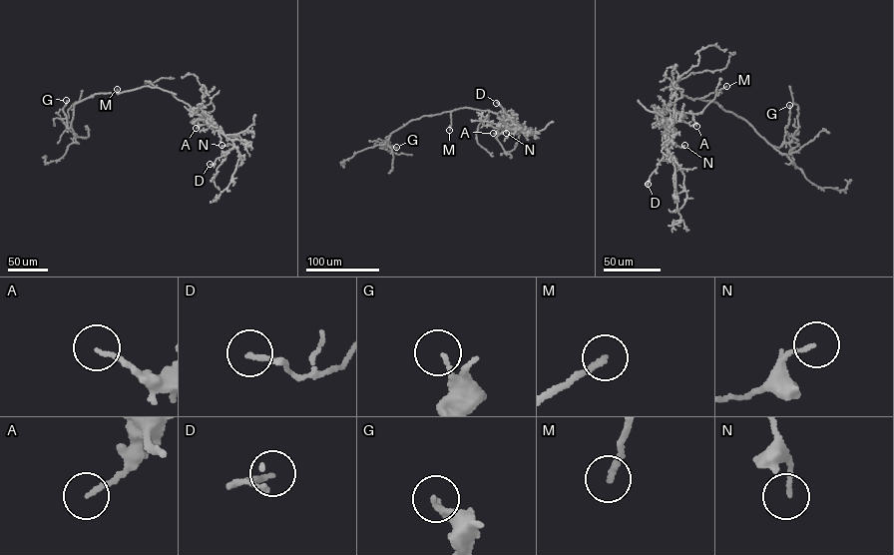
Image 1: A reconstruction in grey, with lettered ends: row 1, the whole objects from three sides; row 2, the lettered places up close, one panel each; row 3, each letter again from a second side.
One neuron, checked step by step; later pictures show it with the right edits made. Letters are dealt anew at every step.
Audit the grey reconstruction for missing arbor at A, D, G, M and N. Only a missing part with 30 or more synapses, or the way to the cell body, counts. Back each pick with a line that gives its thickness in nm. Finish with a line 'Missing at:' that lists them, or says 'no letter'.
M: 190 nm
Missing at: M

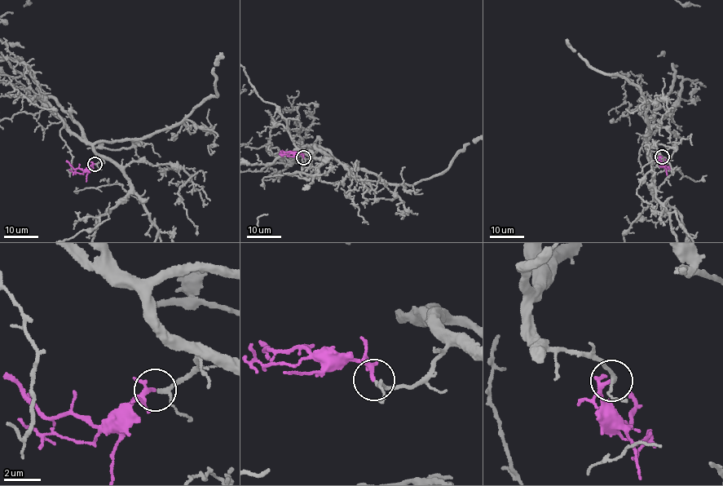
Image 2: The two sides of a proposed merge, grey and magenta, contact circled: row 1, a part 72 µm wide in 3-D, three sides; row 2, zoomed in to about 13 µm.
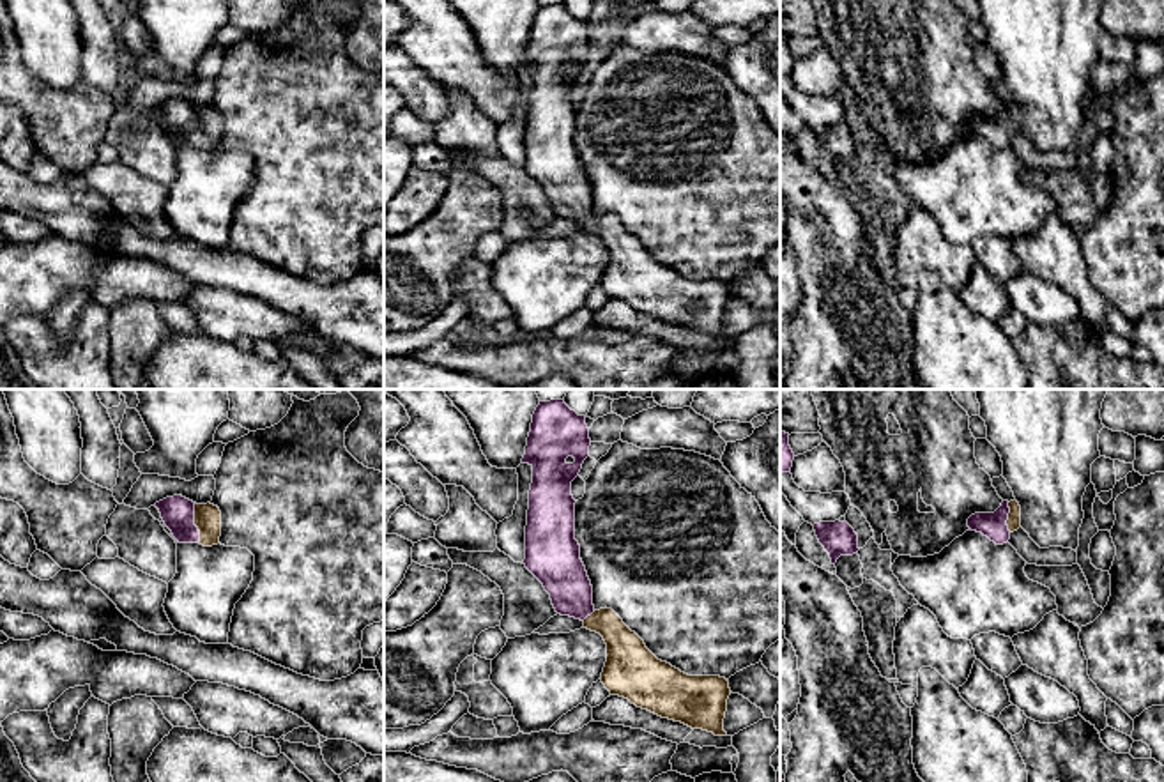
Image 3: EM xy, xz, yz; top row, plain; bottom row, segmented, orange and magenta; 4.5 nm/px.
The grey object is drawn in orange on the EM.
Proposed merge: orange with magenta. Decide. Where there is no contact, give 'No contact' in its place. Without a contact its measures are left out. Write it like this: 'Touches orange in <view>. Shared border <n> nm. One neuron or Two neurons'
Touches orange in xy. Shared border 190 nm. One neuron

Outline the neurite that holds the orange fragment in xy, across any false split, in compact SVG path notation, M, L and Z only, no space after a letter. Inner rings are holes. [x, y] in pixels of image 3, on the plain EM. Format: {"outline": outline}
{"outline": "M182 99L156 106L165 129L179 147L212 150L221 140L221 115L218 110L196 108Z"}

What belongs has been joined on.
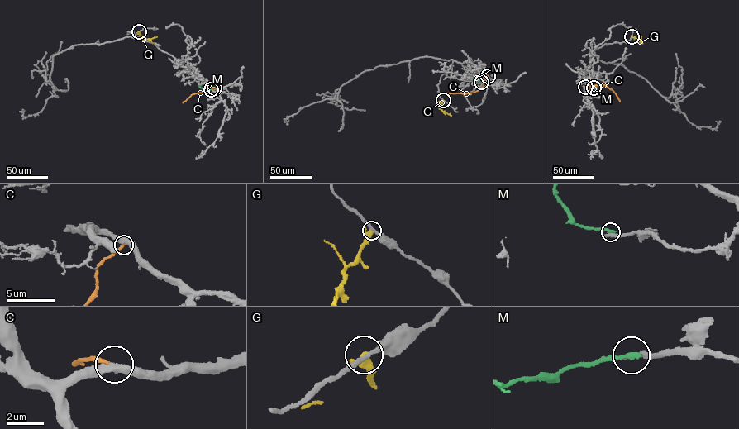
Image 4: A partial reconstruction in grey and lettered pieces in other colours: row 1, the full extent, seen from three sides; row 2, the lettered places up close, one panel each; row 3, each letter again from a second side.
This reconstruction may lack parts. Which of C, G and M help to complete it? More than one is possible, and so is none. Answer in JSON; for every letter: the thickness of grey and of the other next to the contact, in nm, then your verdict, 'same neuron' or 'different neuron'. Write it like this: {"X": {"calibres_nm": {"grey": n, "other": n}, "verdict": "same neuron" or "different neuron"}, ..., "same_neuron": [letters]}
{"C": {"calibres_nm": {"grey": 440, "other": 220}, "verdict": "different neuron"}, "G": {"calibres_nm": {"grey": 240, "other": 360}, "verdict": "different neuron"}, "M": {"calibres_nm": {"grey": 320, "other": 260}, "verdict": "different neuron"}, "same_neuron": []}

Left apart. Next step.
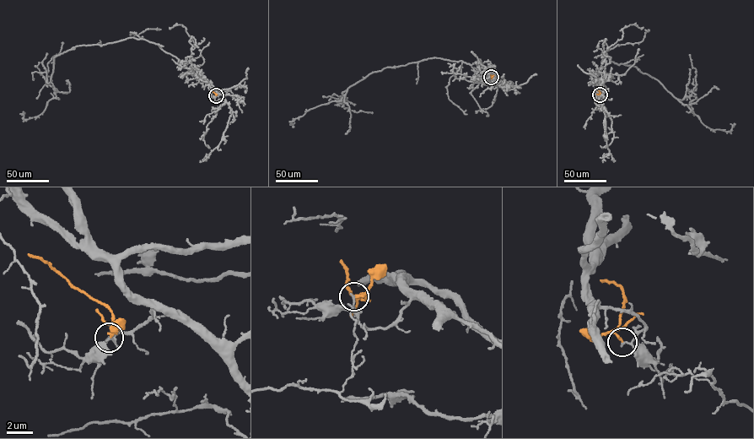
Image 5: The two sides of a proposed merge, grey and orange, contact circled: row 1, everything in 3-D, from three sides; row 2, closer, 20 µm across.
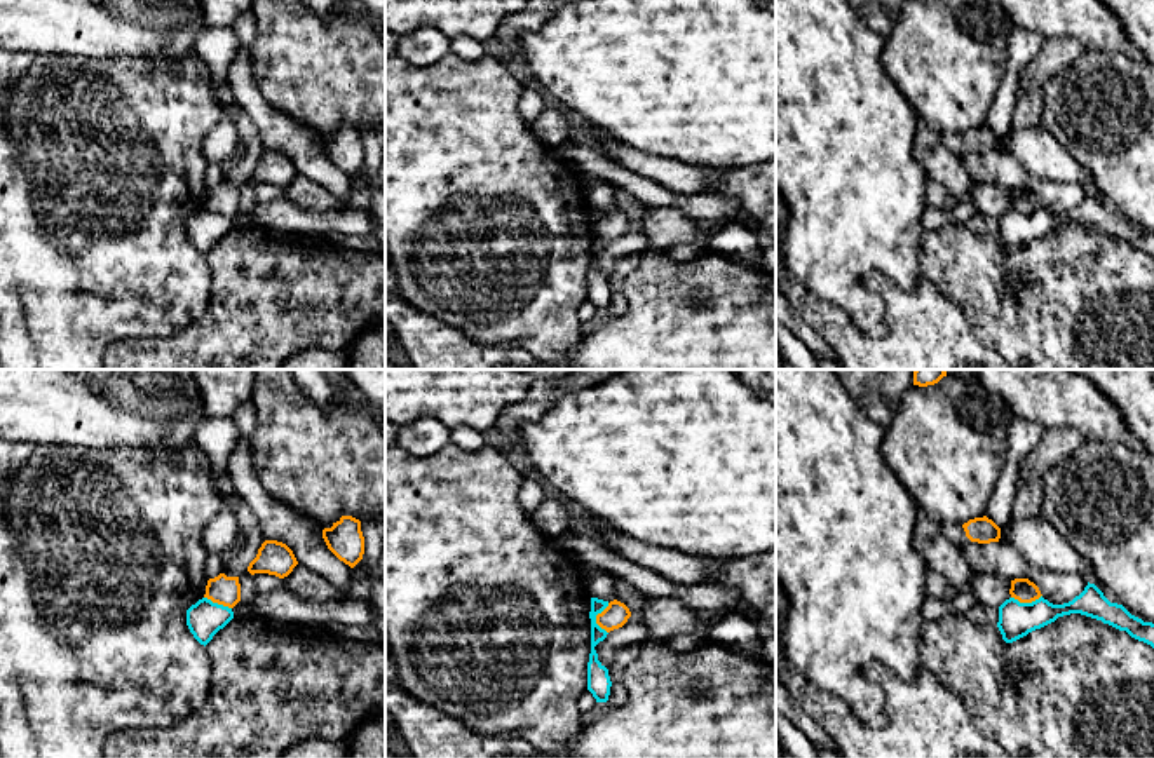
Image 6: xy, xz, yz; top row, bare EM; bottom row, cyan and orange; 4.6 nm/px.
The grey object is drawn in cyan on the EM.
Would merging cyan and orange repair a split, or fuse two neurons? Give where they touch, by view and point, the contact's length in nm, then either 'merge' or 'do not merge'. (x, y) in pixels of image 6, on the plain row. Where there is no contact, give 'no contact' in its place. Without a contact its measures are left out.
xz (595, 229) | 140 nm | do not merge

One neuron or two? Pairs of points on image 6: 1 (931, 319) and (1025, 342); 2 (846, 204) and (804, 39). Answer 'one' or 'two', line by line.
1: two
2: one

